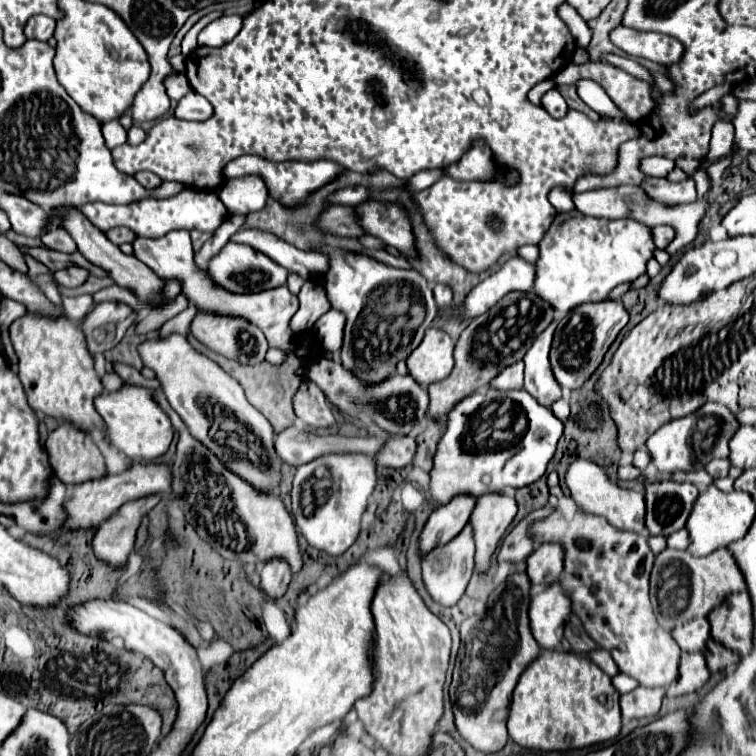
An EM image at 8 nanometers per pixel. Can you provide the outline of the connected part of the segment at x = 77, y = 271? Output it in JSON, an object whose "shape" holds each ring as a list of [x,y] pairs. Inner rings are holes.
{"shape":[[[69,266],[65,270],[59,270],[53,274],[55,282],[63,288],[77,288],[85,282],[87,278],[87,270],[85,268],[79,268],[79,266]]]}

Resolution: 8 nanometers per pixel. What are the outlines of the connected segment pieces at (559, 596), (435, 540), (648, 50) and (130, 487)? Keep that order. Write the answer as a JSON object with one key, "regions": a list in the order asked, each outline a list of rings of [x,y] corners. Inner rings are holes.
{"regions":[[[[559,584],[547,586],[541,592],[531,596],[529,602],[529,624],[531,624],[531,632],[533,638],[537,640],[537,644],[545,650],[557,650],[561,640],[563,640],[563,624],[567,620],[567,616],[571,614],[571,600],[561,592]]],[[[457,496],[449,504],[435,508],[419,534],[419,554],[425,556],[425,552],[453,540],[467,524],[473,506],[473,496]]],[[[625,26],[613,28],[609,34],[611,42],[621,48],[629,56],[641,56],[651,62],[669,66],[679,62],[683,54],[683,46],[679,40],[665,36],[665,34],[655,34],[655,32],[637,32]]],[[[133,464],[123,474],[107,474],[103,478],[77,484],[69,502],[65,504],[65,510],[69,514],[67,528],[99,526],[117,508],[121,508],[121,504],[155,494],[155,492],[171,492],[171,470],[165,464]]]]}

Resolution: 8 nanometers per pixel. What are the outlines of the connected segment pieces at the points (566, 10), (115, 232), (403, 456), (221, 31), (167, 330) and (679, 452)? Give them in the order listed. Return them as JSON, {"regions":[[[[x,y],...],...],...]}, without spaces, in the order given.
{"regions":[[[[563,2],[563,4],[559,6],[559,14],[561,14],[561,18],[565,20],[565,24],[569,26],[569,30],[571,30],[571,34],[575,36],[577,44],[579,44],[579,46],[587,46],[589,40],[591,40],[591,34],[593,34],[593,32],[589,32],[587,20],[585,20],[573,6],[569,6],[567,2]]],[[[113,228],[113,230],[109,230],[109,232],[105,232],[105,236],[113,242],[113,244],[117,244],[117,246],[121,246],[121,244],[125,244],[125,242],[129,242],[129,244],[133,244],[133,240],[137,238],[129,228]]],[[[389,436],[379,448],[379,454],[375,454],[375,460],[379,466],[403,468],[411,462],[413,454],[415,454],[413,436]]],[[[221,16],[199,34],[199,46],[223,46],[241,30],[241,16]]],[[[193,304],[187,308],[187,310],[183,310],[181,314],[177,314],[175,318],[171,318],[171,320],[167,320],[161,328],[159,328],[159,332],[161,332],[161,336],[167,336],[167,334],[171,334],[171,332],[179,332],[179,334],[187,334],[187,330],[189,330],[189,324],[191,324],[191,320],[197,316],[197,308],[193,308]]],[[[709,402],[703,404],[697,412],[667,422],[661,430],[657,430],[649,440],[647,448],[651,452],[651,462],[663,472],[675,470],[703,470],[703,466],[715,458],[727,456],[727,444],[733,438],[741,424],[737,422],[735,414],[725,408],[725,404]]]]}

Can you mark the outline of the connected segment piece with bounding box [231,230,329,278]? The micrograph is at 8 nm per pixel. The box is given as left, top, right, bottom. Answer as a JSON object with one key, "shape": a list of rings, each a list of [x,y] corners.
{"shape":[[[239,230],[231,240],[249,244],[251,248],[257,248],[259,252],[265,252],[271,260],[275,260],[289,272],[301,274],[303,278],[313,278],[317,274],[327,272],[327,268],[329,268],[329,260],[323,252],[299,250],[299,248],[295,248],[271,234],[259,232],[259,230]]]}

